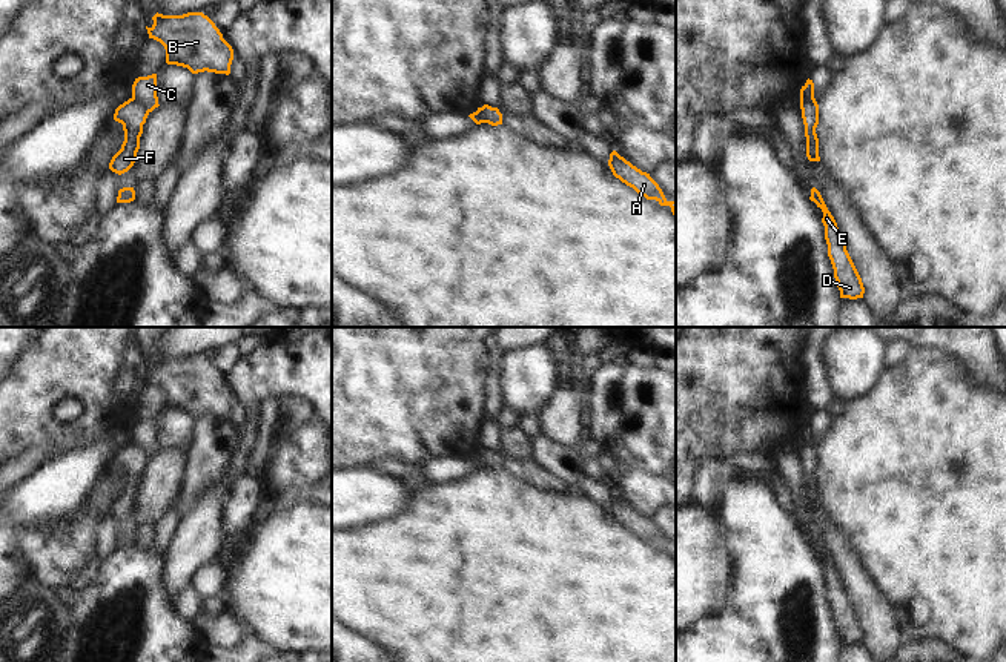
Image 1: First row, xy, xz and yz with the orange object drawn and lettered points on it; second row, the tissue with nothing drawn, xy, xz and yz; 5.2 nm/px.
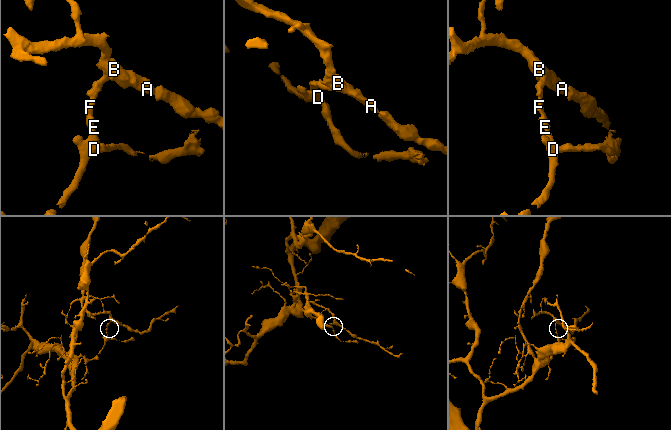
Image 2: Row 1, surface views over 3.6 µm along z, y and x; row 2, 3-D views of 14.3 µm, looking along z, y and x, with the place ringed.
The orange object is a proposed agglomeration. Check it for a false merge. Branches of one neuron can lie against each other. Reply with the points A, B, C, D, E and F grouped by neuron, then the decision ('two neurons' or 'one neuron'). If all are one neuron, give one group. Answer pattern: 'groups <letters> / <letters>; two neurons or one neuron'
groups A B C / D E F; two neurons

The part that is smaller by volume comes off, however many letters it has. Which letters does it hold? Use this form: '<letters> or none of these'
A, B, C

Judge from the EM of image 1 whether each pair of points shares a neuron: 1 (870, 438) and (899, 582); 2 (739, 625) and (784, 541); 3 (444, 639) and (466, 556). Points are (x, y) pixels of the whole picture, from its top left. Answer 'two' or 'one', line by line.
1: one
2: one
3: one

